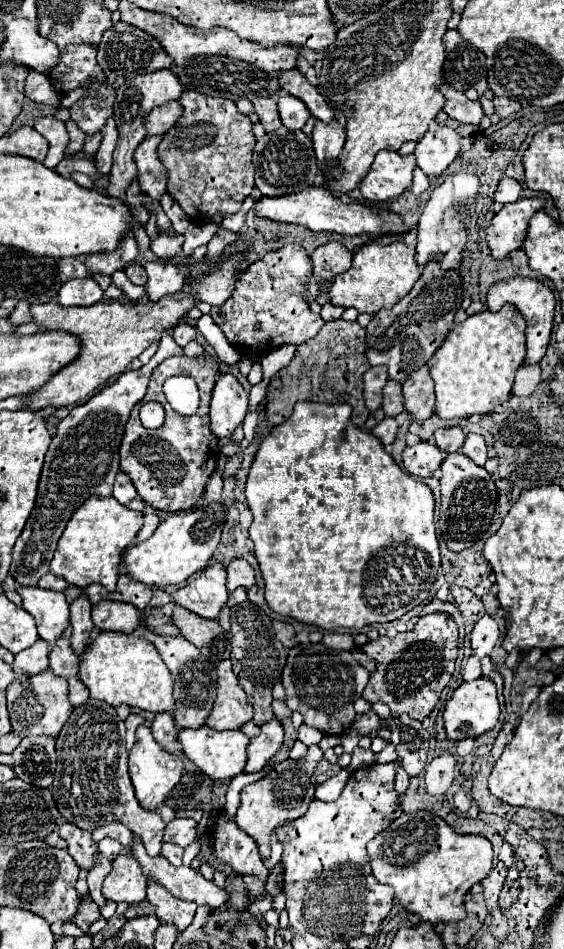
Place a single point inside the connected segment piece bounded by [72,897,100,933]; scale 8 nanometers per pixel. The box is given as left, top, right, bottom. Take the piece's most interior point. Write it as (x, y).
(87, 913)

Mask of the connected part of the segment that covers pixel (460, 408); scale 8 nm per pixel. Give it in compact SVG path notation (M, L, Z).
M504 305L498 313L480 311L452 327L430 361L438 417L460 419L472 413L490 413L508 401L514 375L526 357L524 327L524 317L514 305Z

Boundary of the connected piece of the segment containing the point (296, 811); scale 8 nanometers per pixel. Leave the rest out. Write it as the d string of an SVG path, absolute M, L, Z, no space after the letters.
M310 745L308 753L302 759L298 761L286 759L278 763L276 769L272 769L266 777L242 789L240 807L238 807L234 821L242 831L246 831L256 841L262 859L270 857L270 831L276 825L290 821L290 819L298 819L306 813L310 801L314 799L314 787L316 787L312 771L322 757L324 757L324 751L318 745Z

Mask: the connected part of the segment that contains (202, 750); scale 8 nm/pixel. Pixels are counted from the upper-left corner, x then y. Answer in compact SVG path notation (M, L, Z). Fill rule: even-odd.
M208 725L198 729L180 729L178 733L184 755L212 779L232 779L246 767L246 745L250 739L242 731L216 731Z

